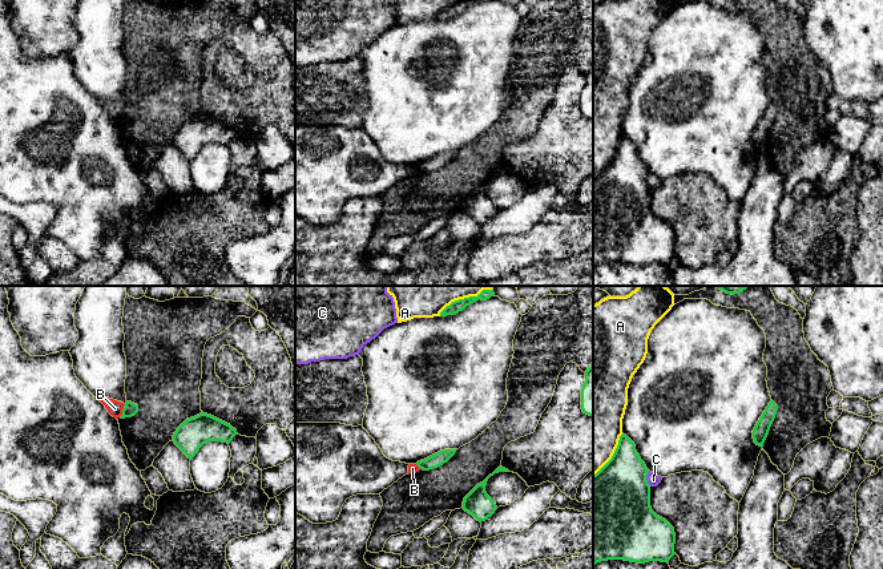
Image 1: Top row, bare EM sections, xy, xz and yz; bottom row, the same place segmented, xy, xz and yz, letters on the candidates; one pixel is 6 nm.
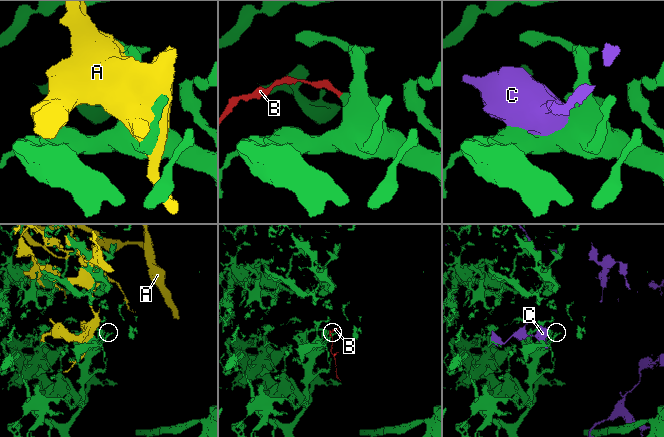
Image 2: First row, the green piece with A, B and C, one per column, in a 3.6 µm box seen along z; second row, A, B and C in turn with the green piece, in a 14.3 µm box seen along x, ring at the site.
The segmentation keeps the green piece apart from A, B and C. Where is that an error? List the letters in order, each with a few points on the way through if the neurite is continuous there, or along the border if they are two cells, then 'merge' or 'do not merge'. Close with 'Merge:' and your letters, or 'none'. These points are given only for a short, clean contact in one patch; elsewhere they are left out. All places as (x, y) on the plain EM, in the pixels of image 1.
A: do not merge
B: border xy (125, 107), (120, 117); do not merge
C: do not merge
Merge: none

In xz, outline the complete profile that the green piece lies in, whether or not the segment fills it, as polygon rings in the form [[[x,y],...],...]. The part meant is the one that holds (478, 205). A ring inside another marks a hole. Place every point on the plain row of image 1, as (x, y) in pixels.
[[[501,168],[489,177],[483,185],[477,186],[465,199],[463,203],[463,211],[472,217],[477,223],[485,223],[491,219],[495,213],[497,211],[496,206],[485,194],[487,183],[491,178],[499,174],[509,174],[508,171],[503,170]]]

